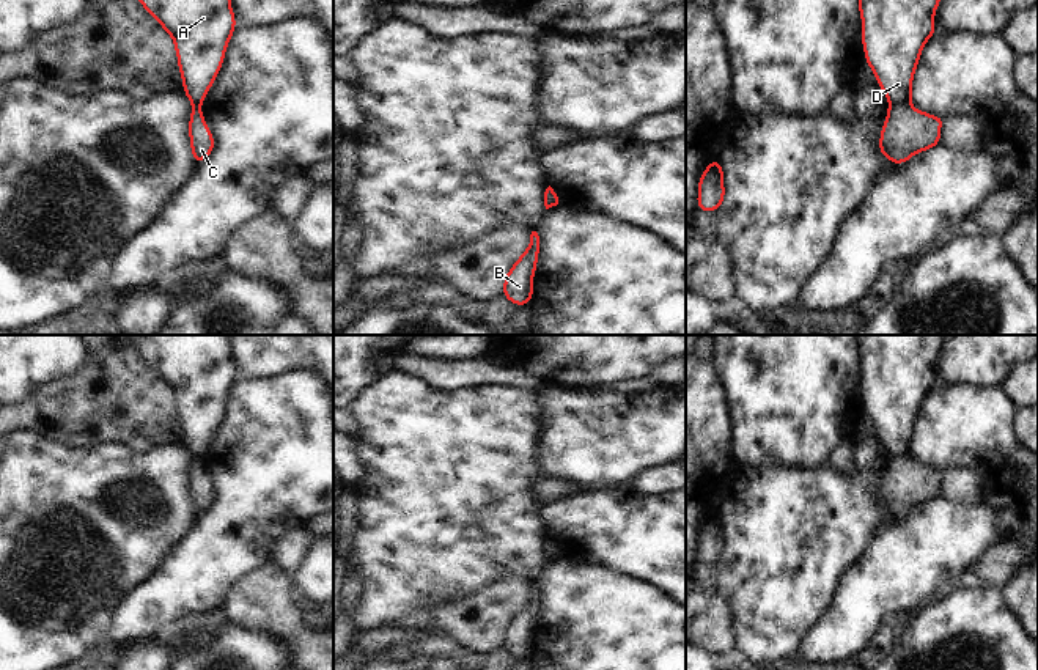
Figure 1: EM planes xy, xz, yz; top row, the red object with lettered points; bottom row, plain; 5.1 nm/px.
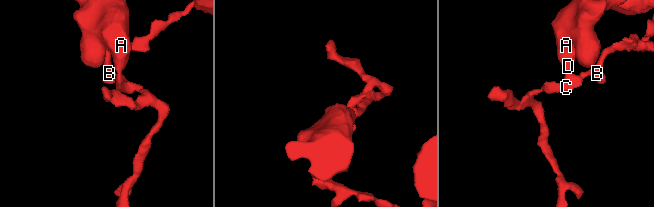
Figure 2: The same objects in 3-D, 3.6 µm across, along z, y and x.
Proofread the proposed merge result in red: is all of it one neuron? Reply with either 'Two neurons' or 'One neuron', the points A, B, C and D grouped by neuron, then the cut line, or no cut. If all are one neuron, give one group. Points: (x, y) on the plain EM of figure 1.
Two neurons. Groups: A D / B C. Split along yz (909, 455), (890, 458).

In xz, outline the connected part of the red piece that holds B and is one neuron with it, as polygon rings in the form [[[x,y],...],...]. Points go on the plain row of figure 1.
[[[532,583],[530,595],[519,612],[514,613],[503,632],[502,648],[516,659],[530,657],[533,650],[533,628],[538,618],[539,588]]]

